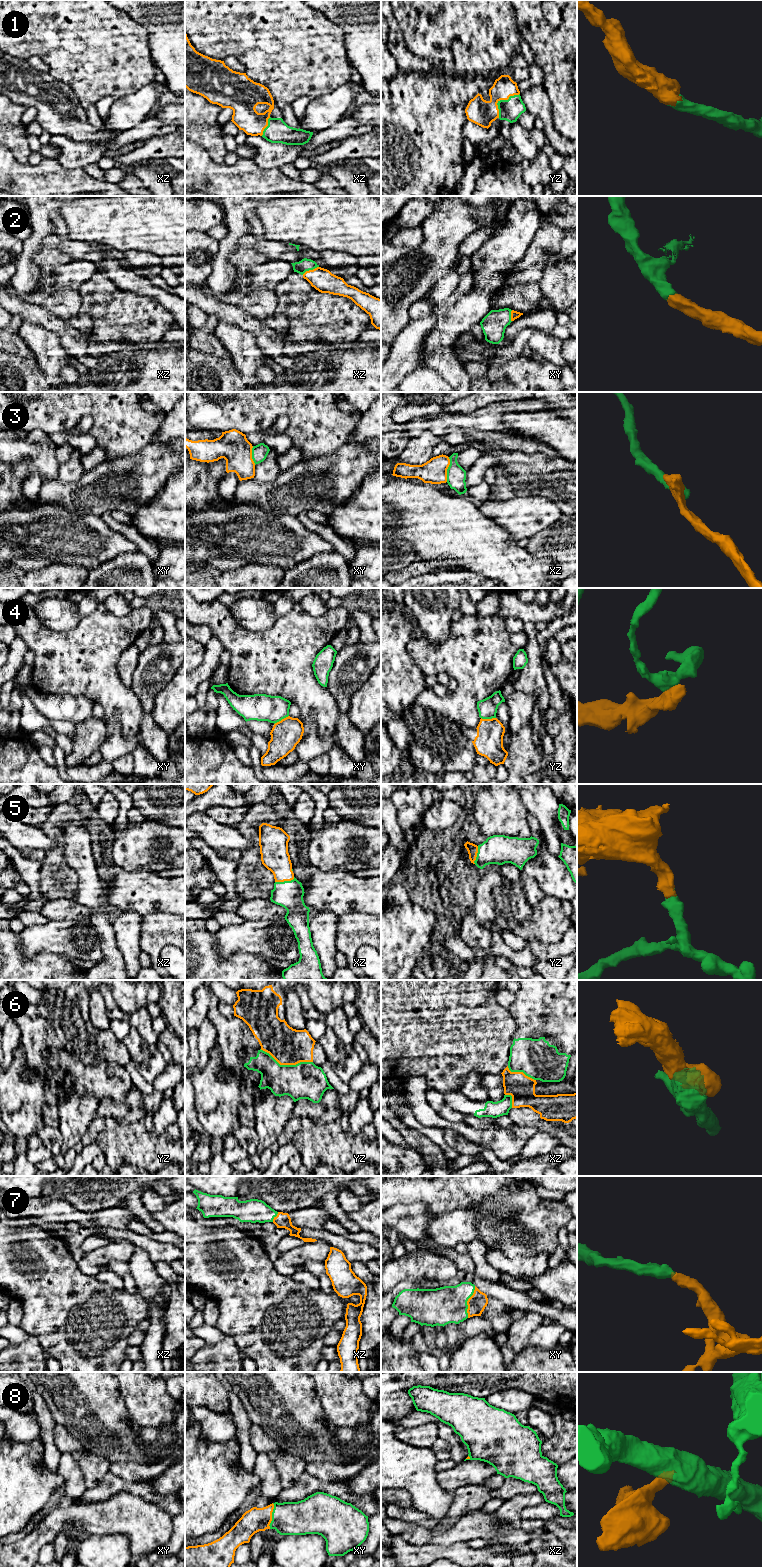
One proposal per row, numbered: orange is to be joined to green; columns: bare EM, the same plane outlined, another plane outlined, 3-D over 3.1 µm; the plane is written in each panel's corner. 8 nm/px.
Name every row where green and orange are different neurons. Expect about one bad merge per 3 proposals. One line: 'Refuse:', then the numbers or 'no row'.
Refuse: 3, 4, 6

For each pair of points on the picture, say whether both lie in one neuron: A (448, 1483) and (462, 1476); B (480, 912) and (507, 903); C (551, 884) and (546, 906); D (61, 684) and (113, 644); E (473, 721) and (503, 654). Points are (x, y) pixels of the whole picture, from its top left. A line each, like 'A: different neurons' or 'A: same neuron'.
A: same neuron
B: same neuron
C: different neurons
D: same neuron
E: same neuron

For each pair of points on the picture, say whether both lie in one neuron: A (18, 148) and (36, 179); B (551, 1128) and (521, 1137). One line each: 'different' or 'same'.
A: different
B: different

